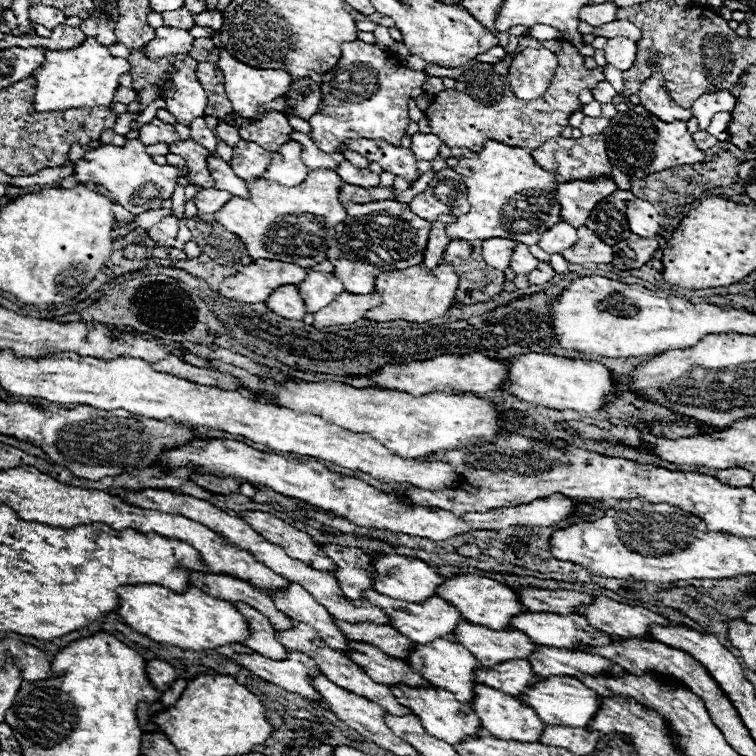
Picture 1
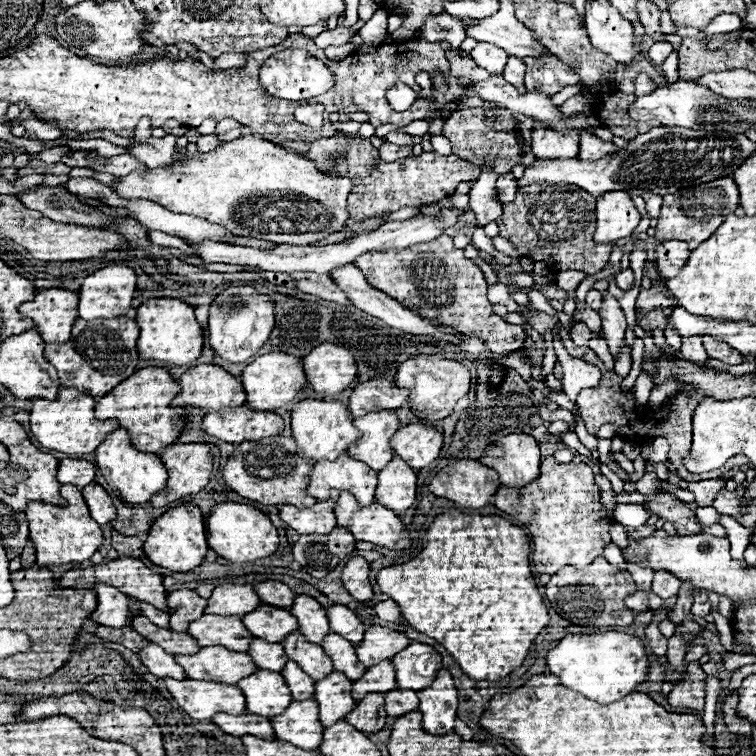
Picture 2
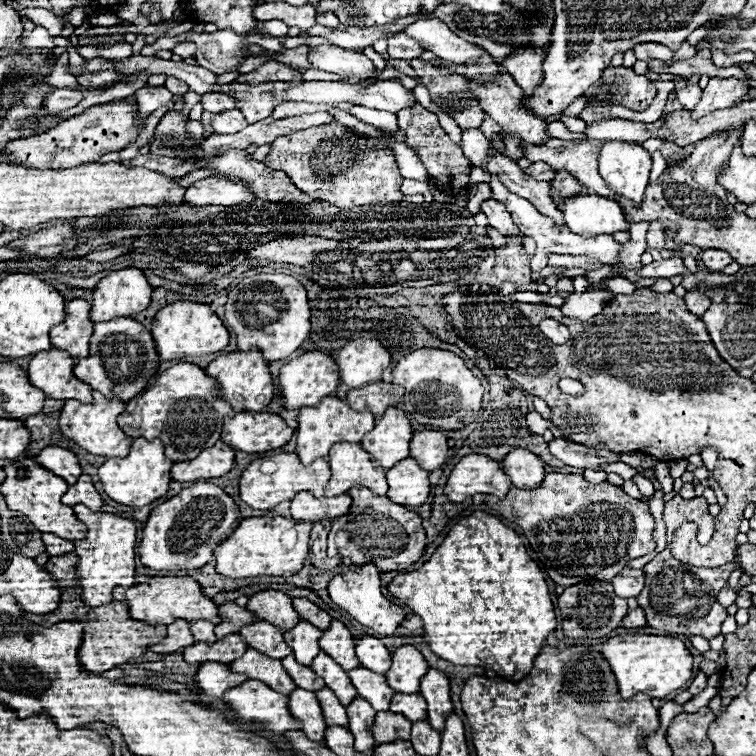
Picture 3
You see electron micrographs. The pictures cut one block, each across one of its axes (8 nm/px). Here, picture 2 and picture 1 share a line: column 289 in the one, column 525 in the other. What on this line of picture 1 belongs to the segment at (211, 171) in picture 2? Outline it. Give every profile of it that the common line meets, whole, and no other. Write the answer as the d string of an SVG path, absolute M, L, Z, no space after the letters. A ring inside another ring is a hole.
M488 140L476 156L460 160L460 164L454 166L454 170L458 174L462 174L462 180L468 188L468 200L470 200L472 208L468 214L460 216L454 224L446 226L446 232L450 234L452 240L456 240L456 238L460 238L460 240L510 238L510 240L526 242L528 246L532 246L540 240L542 232L546 232L548 228L552 228L554 224L560 222L560 206L556 206L558 204L558 194L556 194L558 182L556 182L554 174L550 174L550 170L542 170L524 148L506 146L502 142ZM516 194L518 194L518 208L504 208L508 204L508 200L512 200Z

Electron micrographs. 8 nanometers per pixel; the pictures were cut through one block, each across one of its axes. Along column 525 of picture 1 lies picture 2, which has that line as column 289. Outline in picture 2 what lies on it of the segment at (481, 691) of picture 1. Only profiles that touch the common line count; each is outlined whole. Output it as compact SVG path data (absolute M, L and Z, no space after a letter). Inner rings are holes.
M292 700L290 706L274 716L272 728L276 738L286 740L302 750L316 750L320 746L320 734L324 732L314 700Z

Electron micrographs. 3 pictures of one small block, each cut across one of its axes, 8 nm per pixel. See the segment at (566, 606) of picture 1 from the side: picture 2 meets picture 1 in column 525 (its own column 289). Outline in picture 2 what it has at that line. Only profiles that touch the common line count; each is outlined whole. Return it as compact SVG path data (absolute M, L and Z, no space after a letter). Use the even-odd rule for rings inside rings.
M266 580L266 582L258 582L254 584L256 594L260 596L262 604L270 604L270 606L278 606L278 608L288 608L294 602L294 592L276 580Z

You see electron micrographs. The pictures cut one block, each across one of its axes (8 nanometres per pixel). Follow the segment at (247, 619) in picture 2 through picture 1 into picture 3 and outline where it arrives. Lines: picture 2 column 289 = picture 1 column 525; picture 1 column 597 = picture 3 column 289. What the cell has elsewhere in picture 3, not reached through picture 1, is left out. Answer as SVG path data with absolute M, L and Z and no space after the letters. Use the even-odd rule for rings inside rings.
M300 620L294 628L284 632L286 644L294 650L296 660L304 666L310 666L312 660L316 658L316 654L320 652L320 646L318 646L320 636L322 636L322 632L304 620Z

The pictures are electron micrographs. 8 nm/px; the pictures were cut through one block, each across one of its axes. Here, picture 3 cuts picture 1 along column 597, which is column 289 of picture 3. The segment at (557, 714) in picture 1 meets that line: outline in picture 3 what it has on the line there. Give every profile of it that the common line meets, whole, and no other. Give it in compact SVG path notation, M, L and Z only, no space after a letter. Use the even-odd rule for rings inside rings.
M296 688L292 694L288 694L288 710L290 714L302 724L302 732L314 740L314 742L322 742L324 740L324 718L322 718L322 710L320 704L316 702L316 694L310 690L300 690Z

